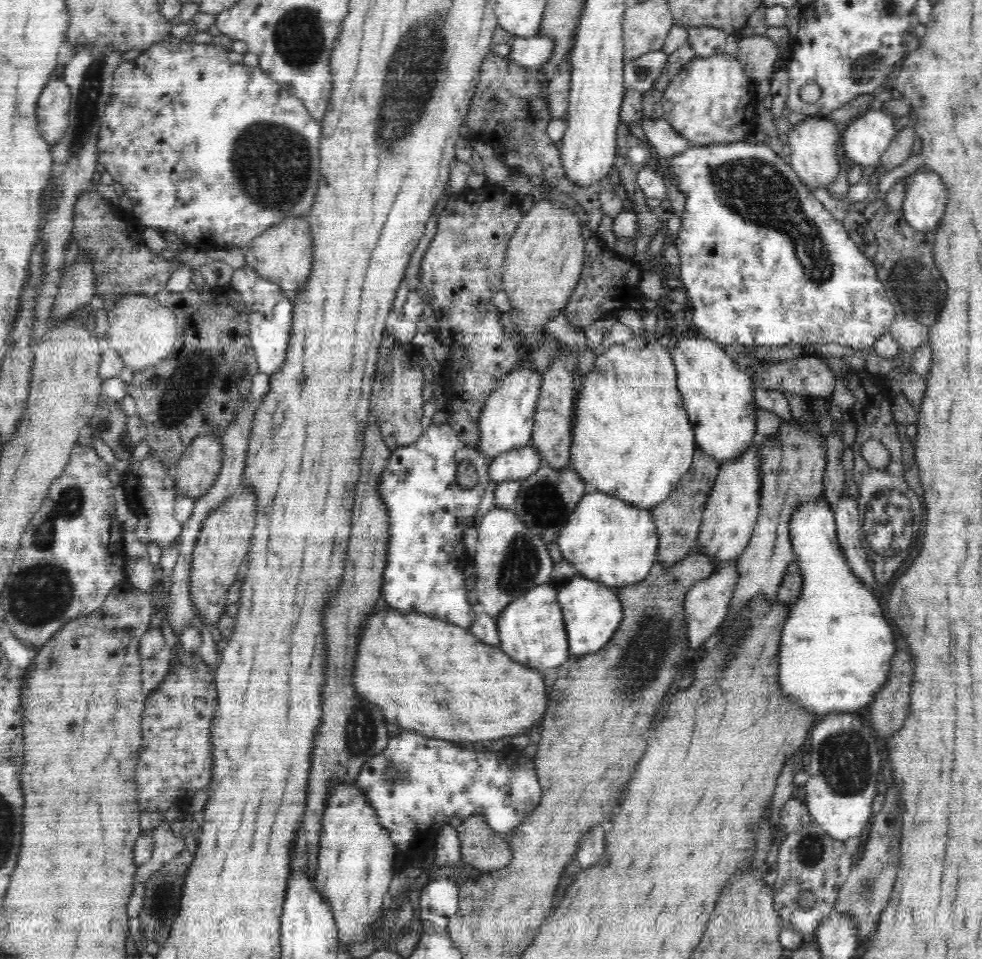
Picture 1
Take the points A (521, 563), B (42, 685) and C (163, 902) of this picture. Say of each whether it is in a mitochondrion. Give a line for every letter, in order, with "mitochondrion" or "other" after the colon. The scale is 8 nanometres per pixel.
A: mitochondrion
B: other
C: mitochondrion

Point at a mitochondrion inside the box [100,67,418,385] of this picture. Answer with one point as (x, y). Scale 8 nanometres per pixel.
(272, 163)

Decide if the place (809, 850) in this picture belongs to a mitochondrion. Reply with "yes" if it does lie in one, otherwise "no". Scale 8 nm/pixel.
yes

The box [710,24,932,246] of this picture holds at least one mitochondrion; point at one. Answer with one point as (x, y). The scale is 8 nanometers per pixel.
(864, 69)

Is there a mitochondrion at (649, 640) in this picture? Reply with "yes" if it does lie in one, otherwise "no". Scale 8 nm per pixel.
yes

